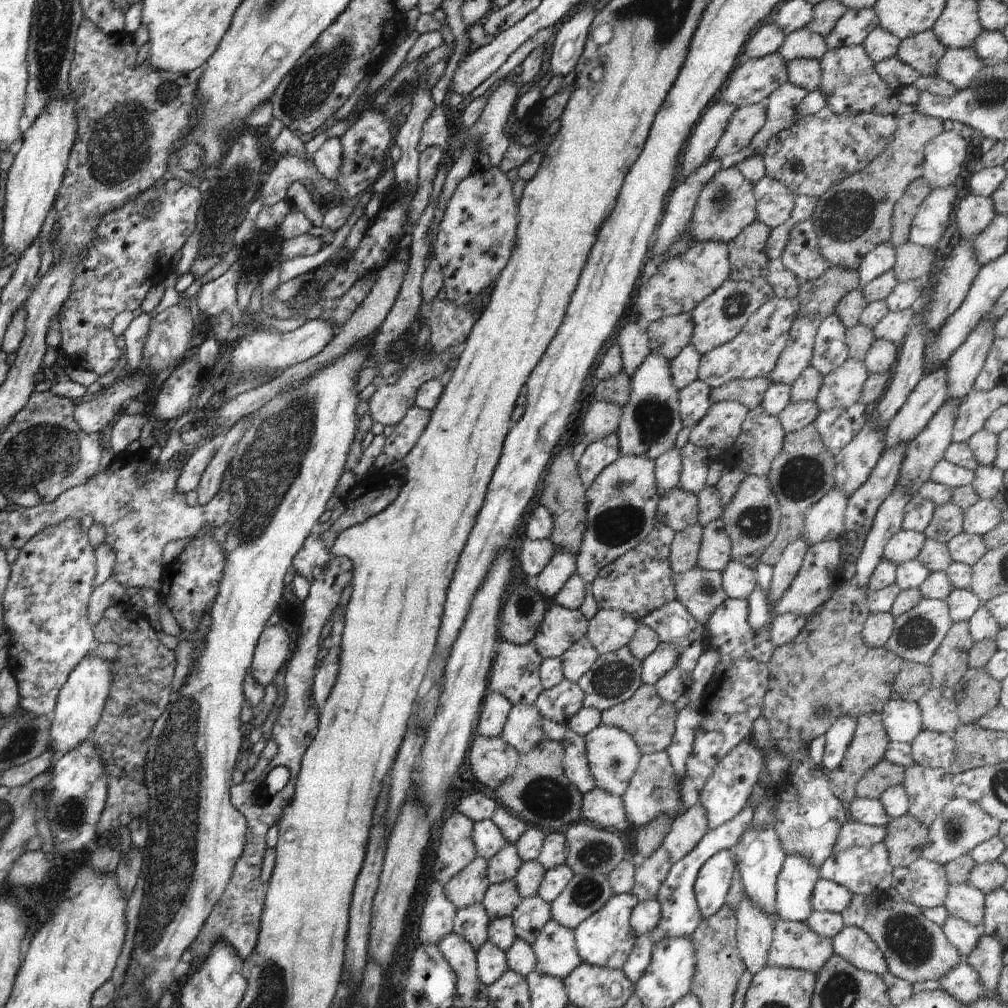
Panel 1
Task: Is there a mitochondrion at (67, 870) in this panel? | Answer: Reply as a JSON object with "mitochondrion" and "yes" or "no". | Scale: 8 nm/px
{"mitochondrion":"no"}

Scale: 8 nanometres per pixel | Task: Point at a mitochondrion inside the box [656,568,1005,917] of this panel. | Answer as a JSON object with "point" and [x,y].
{"point":[915,632]}

